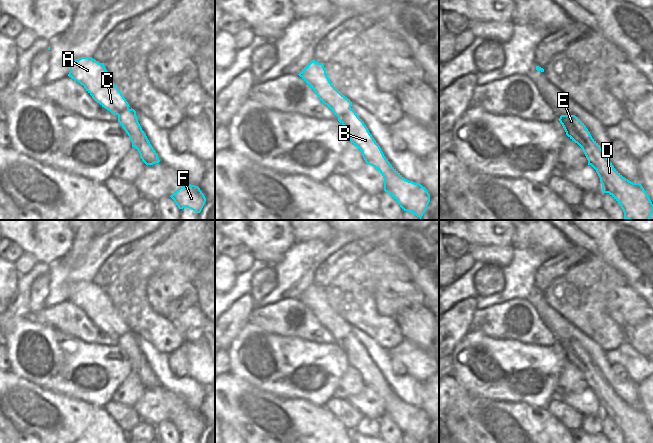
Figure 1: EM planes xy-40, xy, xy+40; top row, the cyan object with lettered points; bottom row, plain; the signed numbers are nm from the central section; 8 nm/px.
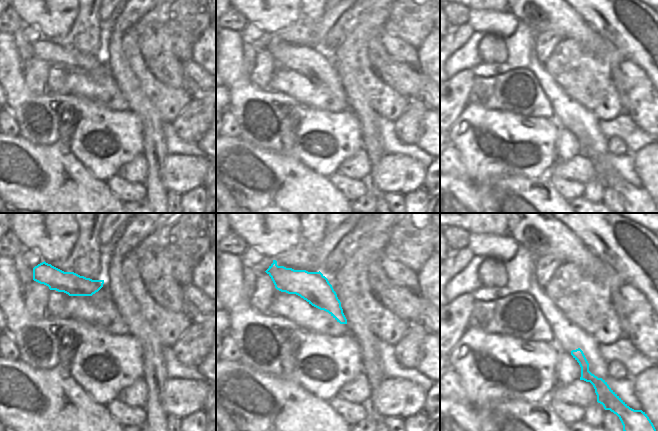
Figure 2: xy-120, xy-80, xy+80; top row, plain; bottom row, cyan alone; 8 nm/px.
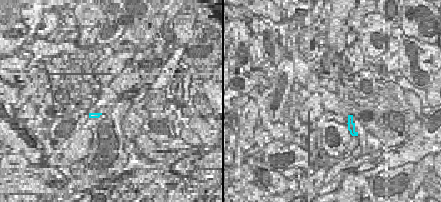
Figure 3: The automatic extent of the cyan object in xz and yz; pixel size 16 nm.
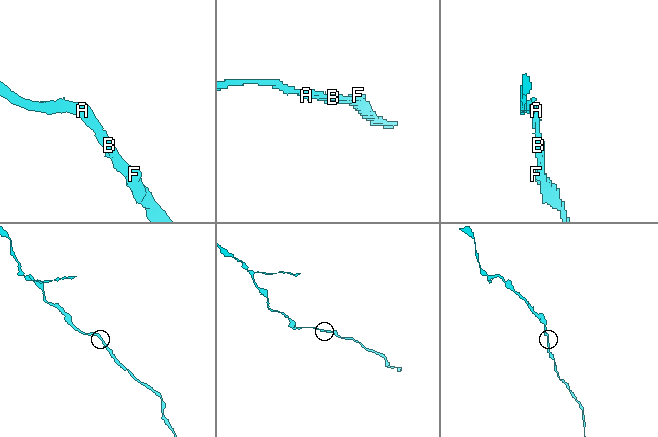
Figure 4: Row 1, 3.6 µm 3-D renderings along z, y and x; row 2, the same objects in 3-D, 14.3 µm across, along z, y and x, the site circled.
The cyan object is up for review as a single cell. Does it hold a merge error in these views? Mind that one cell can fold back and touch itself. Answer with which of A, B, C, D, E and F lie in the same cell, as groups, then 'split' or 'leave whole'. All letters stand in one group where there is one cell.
A B C D E F | leave whole

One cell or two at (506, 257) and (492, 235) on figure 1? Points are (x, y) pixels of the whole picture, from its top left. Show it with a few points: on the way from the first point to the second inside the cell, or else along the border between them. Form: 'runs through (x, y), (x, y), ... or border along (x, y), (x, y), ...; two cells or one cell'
border along (476, 244), (511, 245); two cells

